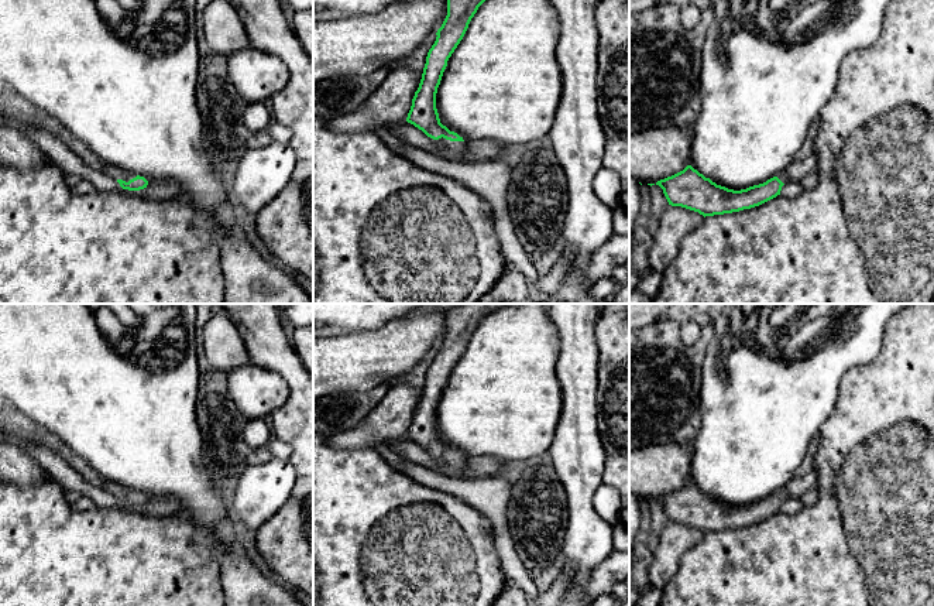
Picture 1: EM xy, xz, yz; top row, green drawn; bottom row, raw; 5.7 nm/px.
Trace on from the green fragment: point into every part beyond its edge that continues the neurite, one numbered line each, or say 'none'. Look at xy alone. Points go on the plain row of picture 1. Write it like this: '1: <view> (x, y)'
1: xy (116, 489)

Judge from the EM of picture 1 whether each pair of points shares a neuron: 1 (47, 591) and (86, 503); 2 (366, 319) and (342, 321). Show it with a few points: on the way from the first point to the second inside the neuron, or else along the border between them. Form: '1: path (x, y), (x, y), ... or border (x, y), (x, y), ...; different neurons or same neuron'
1: border (69, 504), (76, 509), (95, 507); different neurons
2: path (360, 319), (347, 319); same neuron

